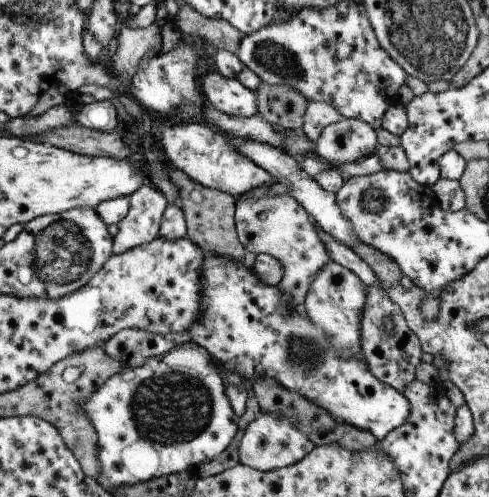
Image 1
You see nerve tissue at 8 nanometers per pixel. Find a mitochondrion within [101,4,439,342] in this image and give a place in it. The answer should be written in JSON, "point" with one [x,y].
{"point":[277,58]}

